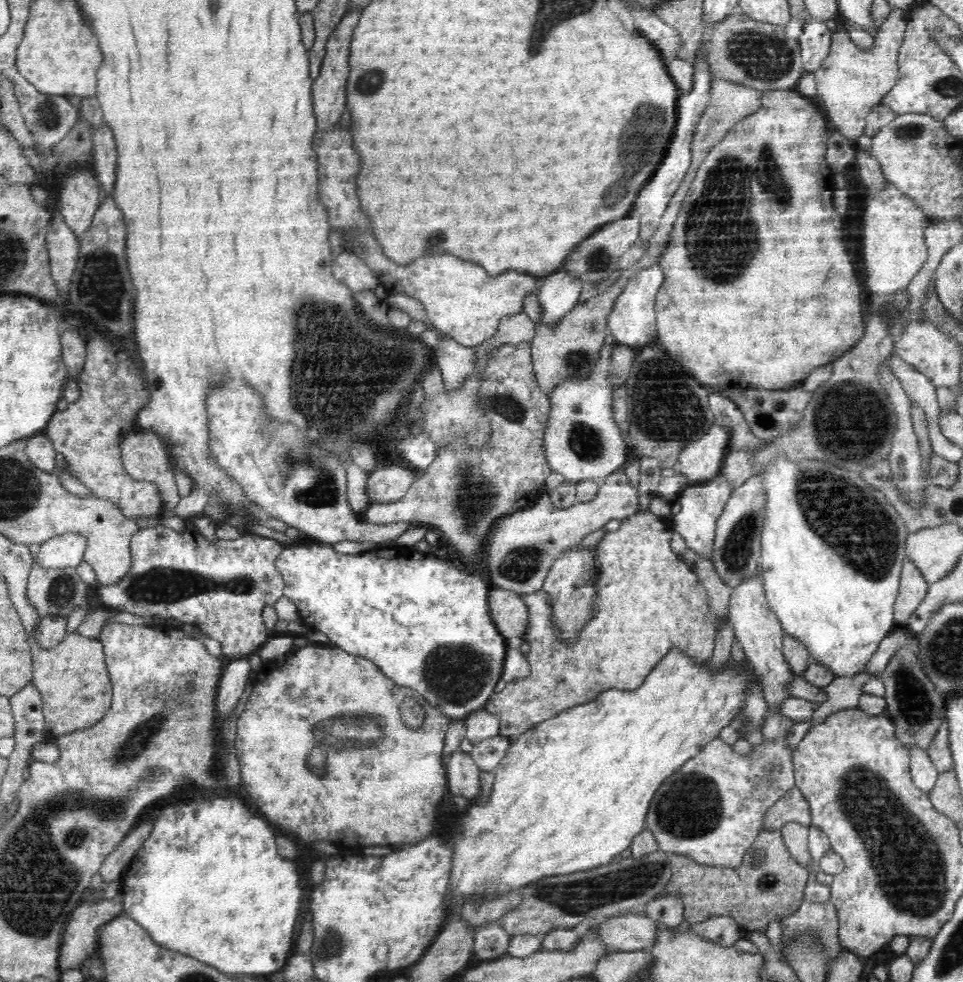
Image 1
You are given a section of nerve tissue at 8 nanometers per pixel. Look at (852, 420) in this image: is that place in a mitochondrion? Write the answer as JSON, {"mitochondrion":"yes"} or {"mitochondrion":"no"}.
{"mitochondrion":"yes"}

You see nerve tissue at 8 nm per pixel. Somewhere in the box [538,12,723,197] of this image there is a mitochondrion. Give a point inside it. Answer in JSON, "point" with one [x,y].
{"point":[634,140]}

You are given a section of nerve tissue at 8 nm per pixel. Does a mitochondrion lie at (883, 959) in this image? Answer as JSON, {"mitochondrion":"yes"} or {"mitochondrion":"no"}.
{"mitochondrion":"no"}

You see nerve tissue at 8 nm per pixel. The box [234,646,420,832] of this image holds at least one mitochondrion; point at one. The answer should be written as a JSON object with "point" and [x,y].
{"point":[356,716]}

